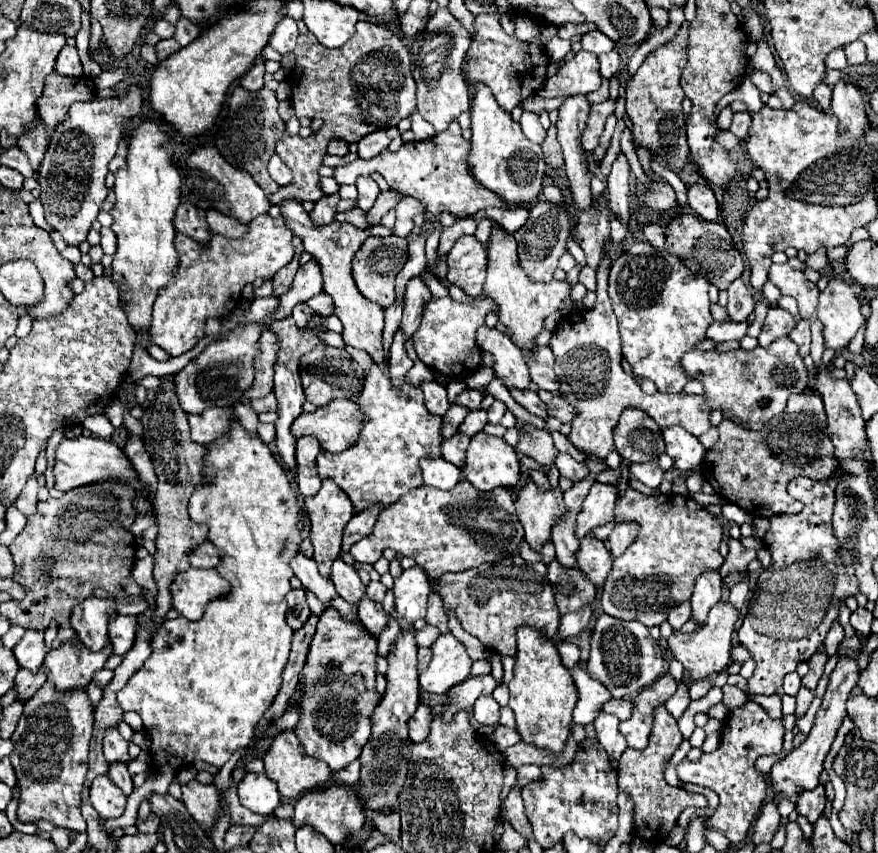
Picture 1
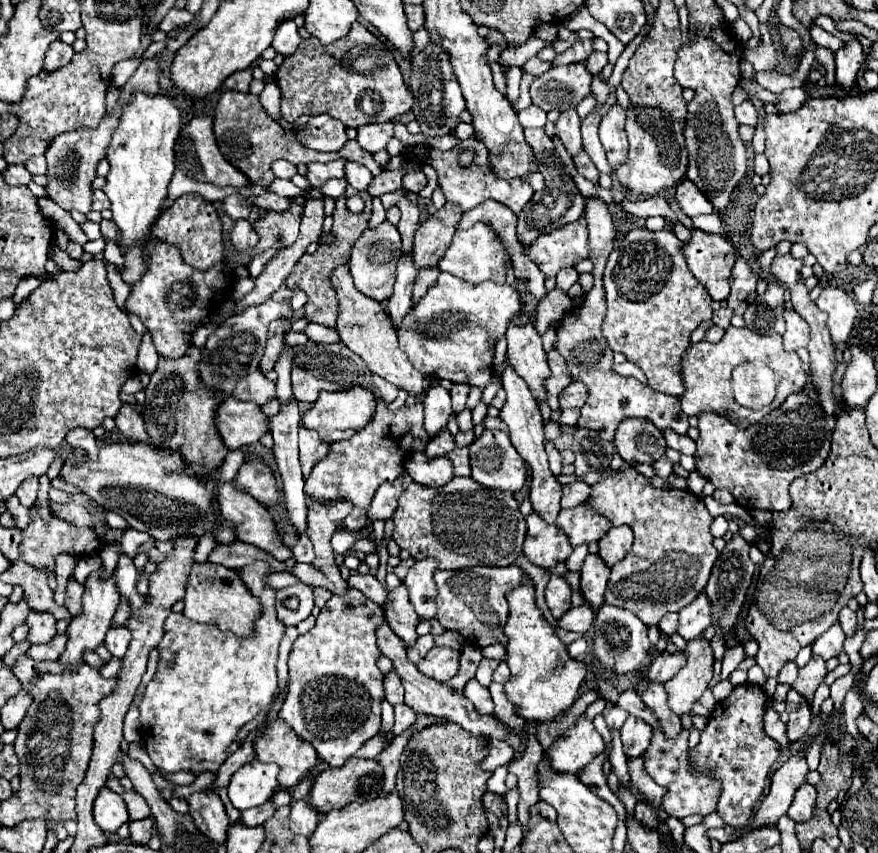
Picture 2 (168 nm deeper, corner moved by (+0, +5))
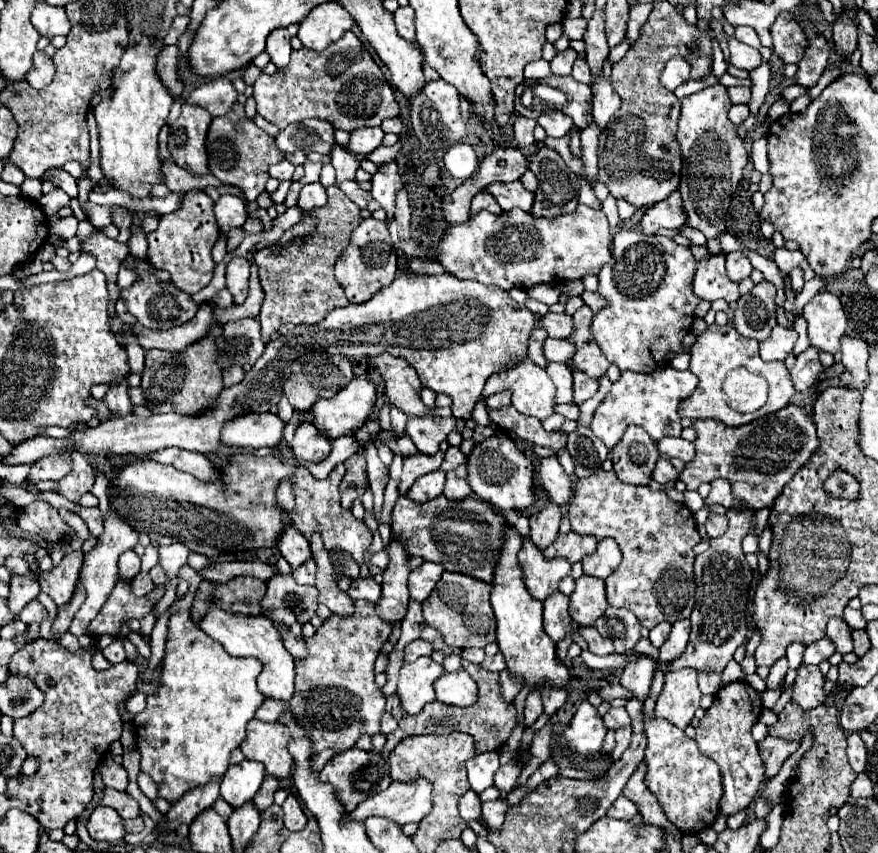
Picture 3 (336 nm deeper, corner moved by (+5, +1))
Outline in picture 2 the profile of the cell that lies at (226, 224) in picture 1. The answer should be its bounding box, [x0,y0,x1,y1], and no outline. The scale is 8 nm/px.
[230,219,258,251]

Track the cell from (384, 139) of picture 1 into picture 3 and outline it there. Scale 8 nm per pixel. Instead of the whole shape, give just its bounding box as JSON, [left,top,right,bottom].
[349,127,383,155]

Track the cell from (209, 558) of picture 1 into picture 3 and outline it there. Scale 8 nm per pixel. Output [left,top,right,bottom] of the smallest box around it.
[309,531,353,617]

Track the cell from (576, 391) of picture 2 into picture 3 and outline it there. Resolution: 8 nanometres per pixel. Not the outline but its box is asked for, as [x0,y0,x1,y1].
[573,371,597,403]

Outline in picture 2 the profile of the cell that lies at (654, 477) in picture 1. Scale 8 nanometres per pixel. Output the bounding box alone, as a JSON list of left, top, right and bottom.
[654,455,674,479]

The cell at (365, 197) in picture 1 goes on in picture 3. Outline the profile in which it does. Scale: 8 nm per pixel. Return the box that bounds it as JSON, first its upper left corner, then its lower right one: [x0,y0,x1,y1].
[331,145,359,183]

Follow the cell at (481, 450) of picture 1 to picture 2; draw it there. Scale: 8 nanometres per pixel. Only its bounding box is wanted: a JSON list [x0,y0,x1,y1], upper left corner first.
[470,431,526,493]

